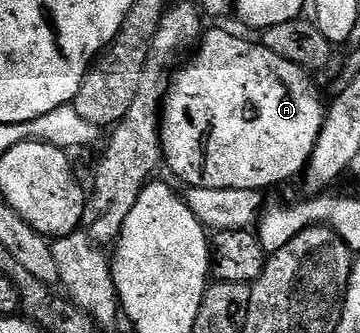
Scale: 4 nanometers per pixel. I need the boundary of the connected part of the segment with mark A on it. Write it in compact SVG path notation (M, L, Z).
M207 29L190 60L191 62L186 67L183 65L171 77L166 87L166 97L162 100L160 129L162 131L162 156L165 169L170 169L180 181L186 182L187 187L240 188L241 190L257 190L259 192L266 192L269 186L278 186L281 182L296 177L297 174L299 177L305 171L306 165L310 163L312 152L316 148L316 140L322 131L324 117L324 102L322 106L322 98L318 95L313 80L310 79L313 78L311 71L306 70L303 66L292 64L292 60L284 60L284 56L276 56L276 52L268 52L268 48L264 48L257 41L249 42L246 38L237 38L236 35L229 34L226 30Z

